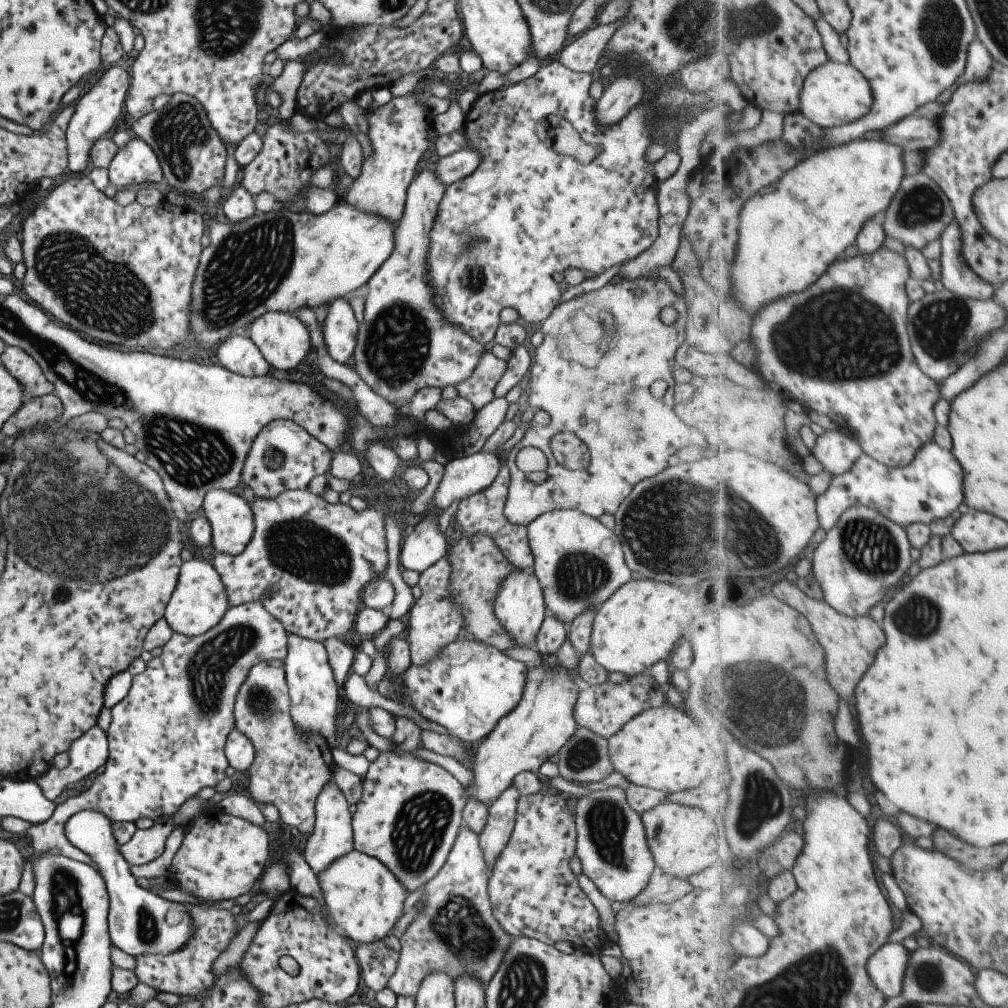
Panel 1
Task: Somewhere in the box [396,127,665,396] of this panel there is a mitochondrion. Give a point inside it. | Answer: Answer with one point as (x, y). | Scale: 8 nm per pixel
(471, 240)

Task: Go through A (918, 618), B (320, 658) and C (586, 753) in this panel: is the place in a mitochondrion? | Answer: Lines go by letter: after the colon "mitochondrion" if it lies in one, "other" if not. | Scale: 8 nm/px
A: mitochondrion
B: other
C: mitochondrion

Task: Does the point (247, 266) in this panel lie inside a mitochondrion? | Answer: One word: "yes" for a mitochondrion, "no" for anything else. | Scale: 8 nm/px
yes

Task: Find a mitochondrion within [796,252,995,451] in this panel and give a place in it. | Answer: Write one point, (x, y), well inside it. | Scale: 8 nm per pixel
(938, 323)

